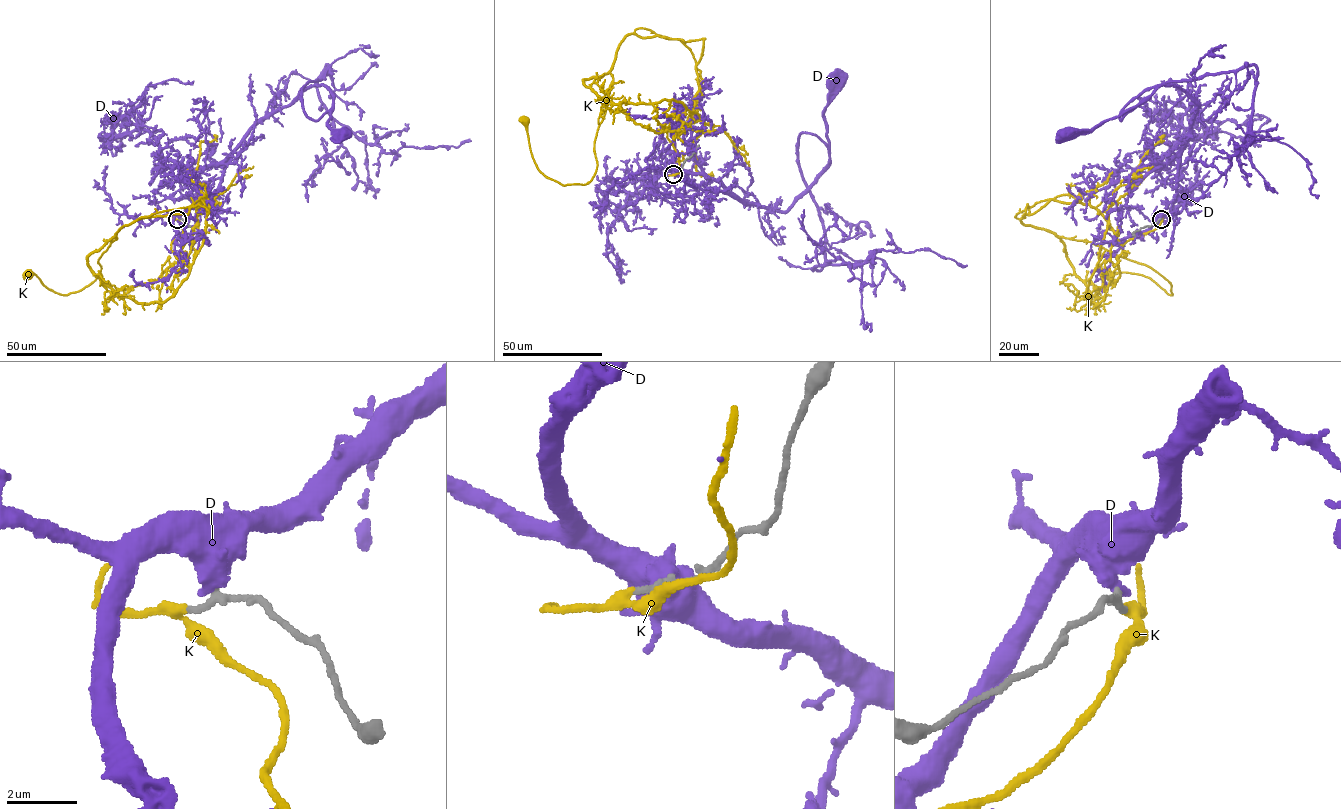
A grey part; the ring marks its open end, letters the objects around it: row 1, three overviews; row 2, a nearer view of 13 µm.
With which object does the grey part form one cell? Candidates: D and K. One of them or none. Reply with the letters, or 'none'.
K

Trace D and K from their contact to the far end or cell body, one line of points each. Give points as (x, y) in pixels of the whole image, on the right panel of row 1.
D: (1160, 218), (1177, 196), (1179, 150), (1198, 106), (1181, 89), (1160, 86), (1118, 116), (1091, 129), (1063, 134)
K: (1161, 219), (1097, 267), (1087, 287), (1090, 303), (1060, 237), (1150, 267), (1172, 293), (1140, 274), (1108, 274)

